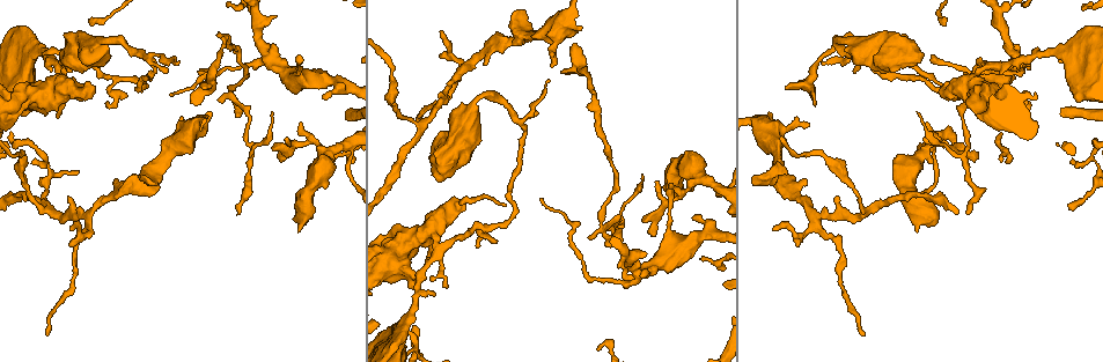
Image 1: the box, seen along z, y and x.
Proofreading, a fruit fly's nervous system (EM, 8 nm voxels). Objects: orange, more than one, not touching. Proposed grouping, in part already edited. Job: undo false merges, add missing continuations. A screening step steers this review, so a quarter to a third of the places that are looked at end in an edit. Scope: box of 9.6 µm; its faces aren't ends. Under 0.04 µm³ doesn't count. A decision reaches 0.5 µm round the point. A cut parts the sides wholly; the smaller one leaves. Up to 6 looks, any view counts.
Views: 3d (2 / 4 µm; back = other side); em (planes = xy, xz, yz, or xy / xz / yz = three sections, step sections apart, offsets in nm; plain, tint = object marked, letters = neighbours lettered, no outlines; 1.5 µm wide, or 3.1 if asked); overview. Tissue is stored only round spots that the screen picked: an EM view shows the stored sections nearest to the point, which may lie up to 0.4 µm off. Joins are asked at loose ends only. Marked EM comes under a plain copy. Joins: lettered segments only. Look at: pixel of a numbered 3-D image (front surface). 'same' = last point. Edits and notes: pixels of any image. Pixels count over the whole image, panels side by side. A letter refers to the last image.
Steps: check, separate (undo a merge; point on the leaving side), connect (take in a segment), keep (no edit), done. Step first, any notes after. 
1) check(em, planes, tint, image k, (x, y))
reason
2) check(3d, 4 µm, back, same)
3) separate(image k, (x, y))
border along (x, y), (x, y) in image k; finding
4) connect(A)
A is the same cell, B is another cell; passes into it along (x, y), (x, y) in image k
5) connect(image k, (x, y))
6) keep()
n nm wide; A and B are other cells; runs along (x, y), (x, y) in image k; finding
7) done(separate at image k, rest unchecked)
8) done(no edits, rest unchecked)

check(em, planes, letters, image 1, (166, 67))
tapers out

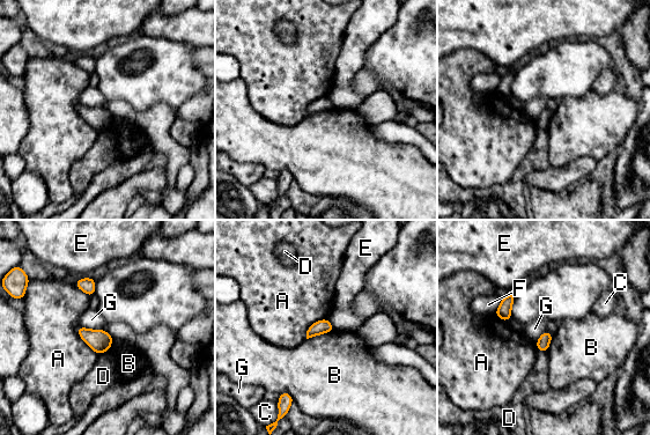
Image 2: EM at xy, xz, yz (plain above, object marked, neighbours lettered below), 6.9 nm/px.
keep()
A, B, C, D, E, F and G are other cells; border along (80, 325), (87, 329), (103, 330) in image 2; none of them fits

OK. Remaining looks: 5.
check(em, planes, letters, image 1, (600, 225))
abrupt turn

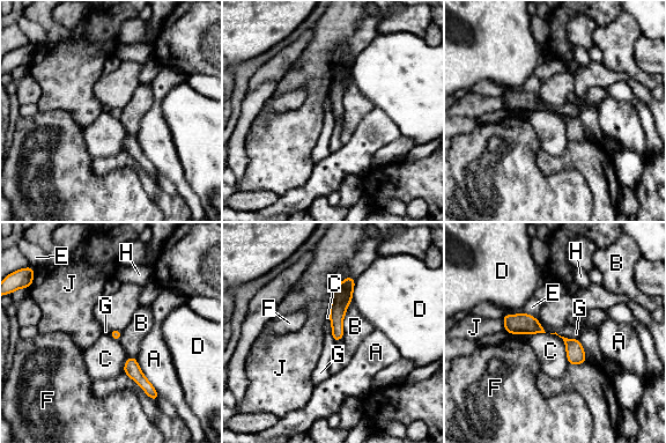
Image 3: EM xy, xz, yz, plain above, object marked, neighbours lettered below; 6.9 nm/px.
keep()
A, B, C, D, E, F, G, H and J are other cells; border along (550, 333), (562, 339), (570, 364) in image 3; one neuron here

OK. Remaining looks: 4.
check(3d, 2 µm, image 1, (788, 88))
branch stops here

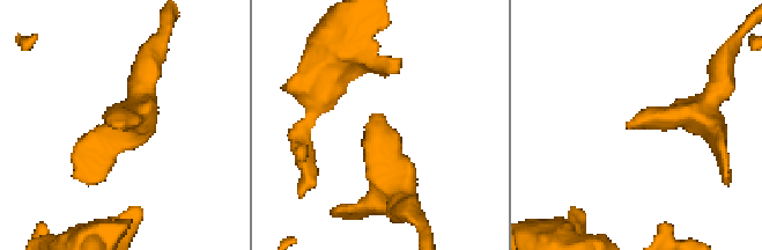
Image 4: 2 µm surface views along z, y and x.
check(em, xz, step 8, letters, image 4, (378, 113))

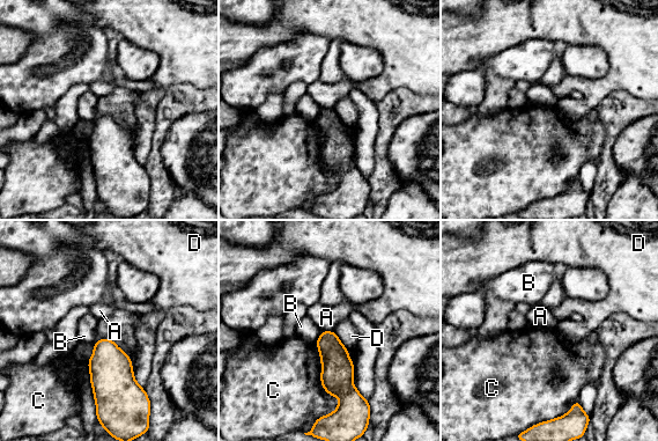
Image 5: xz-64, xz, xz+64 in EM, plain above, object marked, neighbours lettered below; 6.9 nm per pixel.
keep()
C touches over 500 nm; A, B, C and D are other cells; border along (322, 330), (333, 331) in image 5; none of them fits

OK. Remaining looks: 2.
done(no edits, rest unchecked)

